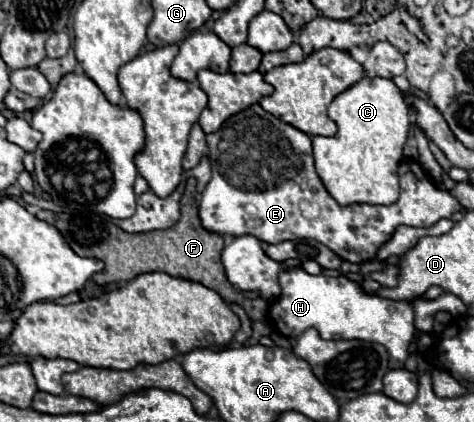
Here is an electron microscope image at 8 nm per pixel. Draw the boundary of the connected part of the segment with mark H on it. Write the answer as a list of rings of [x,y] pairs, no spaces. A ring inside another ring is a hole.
[[[289,268],[279,272],[277,276],[279,286],[281,286],[281,296],[275,300],[269,308],[269,316],[275,322],[275,328],[287,336],[287,338],[297,338],[305,328],[317,328],[321,338],[325,340],[365,340],[365,342],[379,342],[387,348],[389,352],[389,368],[403,368],[405,358],[407,358],[407,348],[415,336],[415,326],[413,326],[413,308],[409,302],[391,302],[387,298],[381,298],[377,294],[367,294],[363,290],[361,280],[349,280],[347,276],[331,278],[325,274],[311,276],[303,268]]]

